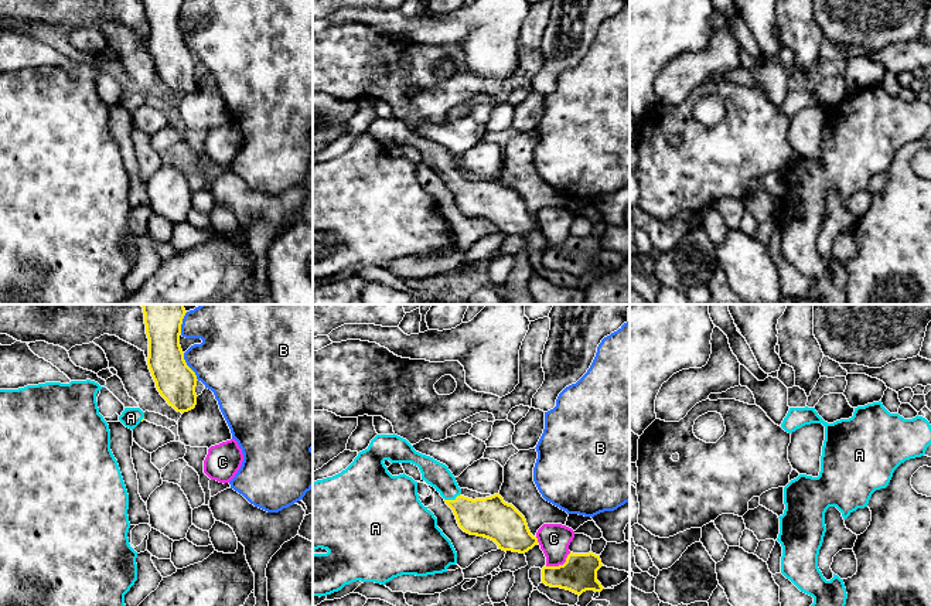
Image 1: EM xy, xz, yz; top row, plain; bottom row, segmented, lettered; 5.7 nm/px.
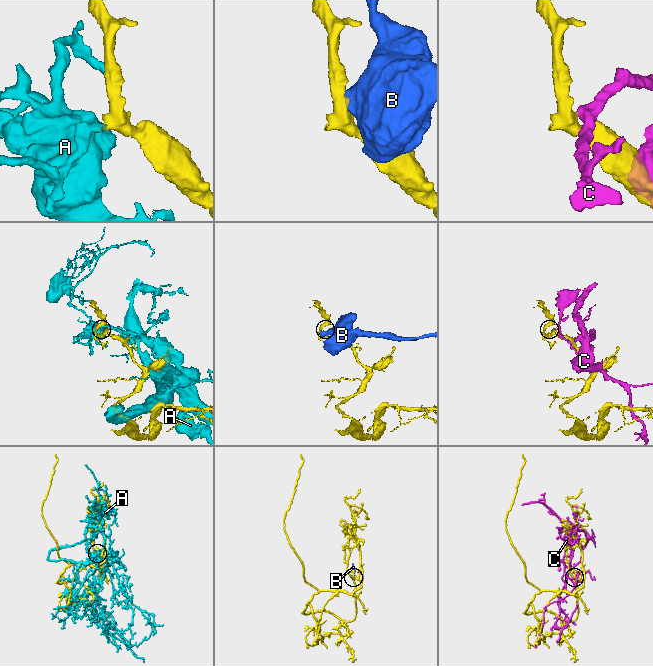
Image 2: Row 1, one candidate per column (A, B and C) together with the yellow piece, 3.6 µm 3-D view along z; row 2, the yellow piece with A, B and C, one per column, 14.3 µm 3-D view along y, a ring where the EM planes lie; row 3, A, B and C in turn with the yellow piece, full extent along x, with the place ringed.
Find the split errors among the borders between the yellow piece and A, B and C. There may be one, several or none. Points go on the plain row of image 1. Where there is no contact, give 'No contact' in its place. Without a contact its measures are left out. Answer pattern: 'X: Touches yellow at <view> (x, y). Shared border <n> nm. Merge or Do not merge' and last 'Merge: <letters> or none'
A: Touches yellow at xz (452, 183). Shared border 100 nm. Do not merge
B: Touches yellow at xy (188, 50). Shared border 180 nm. Do not merge
C: Touches yellow at xz (559, 248). Shared border 170 nm. Do not merge
Merge: none

